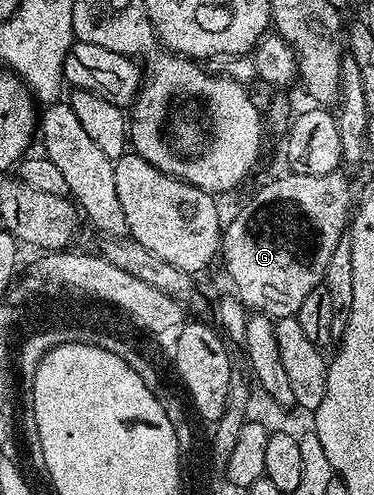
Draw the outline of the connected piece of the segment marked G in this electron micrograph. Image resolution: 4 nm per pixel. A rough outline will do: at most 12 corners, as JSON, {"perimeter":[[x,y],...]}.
{"perimeter":[[340,170],[285,173],[220,258],[247,309],[295,316],[354,208]]}

